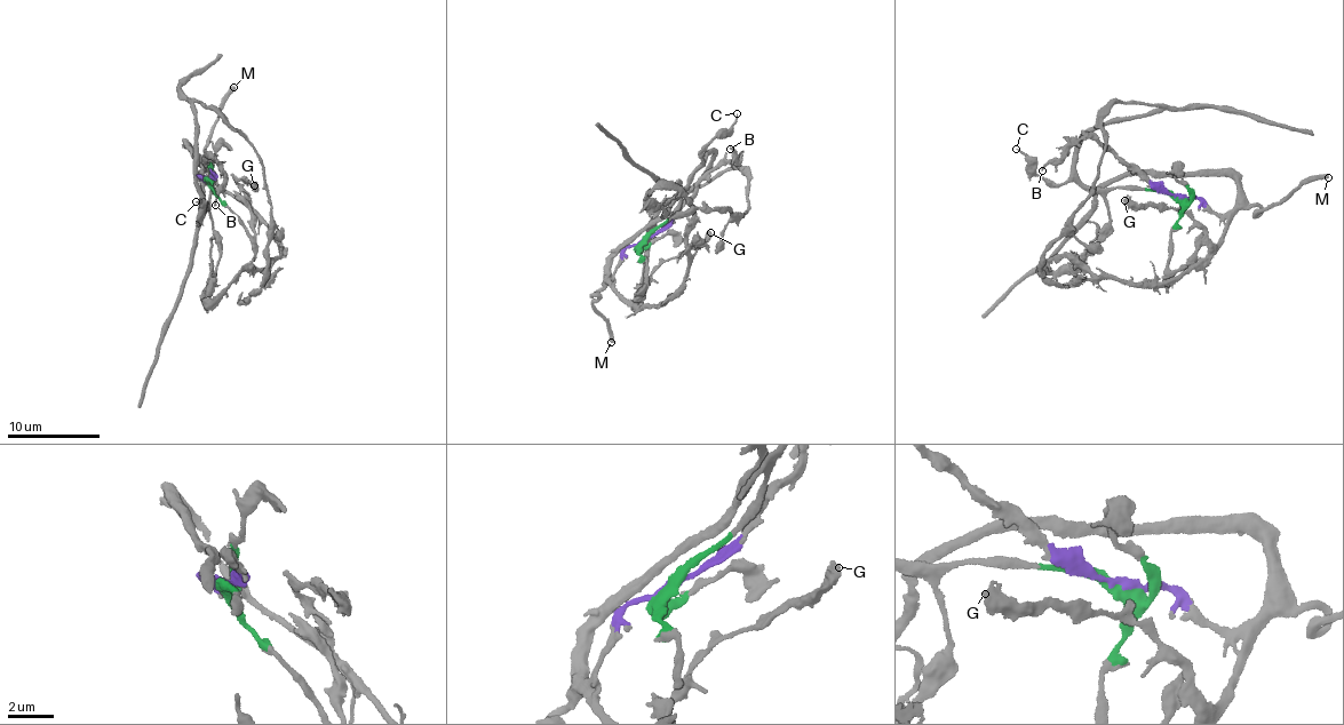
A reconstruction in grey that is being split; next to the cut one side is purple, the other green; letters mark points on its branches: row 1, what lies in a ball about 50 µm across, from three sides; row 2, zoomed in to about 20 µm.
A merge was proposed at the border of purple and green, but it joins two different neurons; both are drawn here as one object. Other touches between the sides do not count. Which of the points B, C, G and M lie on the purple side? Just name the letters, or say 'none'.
B, G, M

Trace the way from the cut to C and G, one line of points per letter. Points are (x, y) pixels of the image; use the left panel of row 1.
C: (207, 180), (212, 182), (212, 190), (197, 221), (200, 206), (196, 201)
G: (207, 180), (199, 177), (243, 199), (245, 194), (236, 185), (239, 178), (254, 185)

